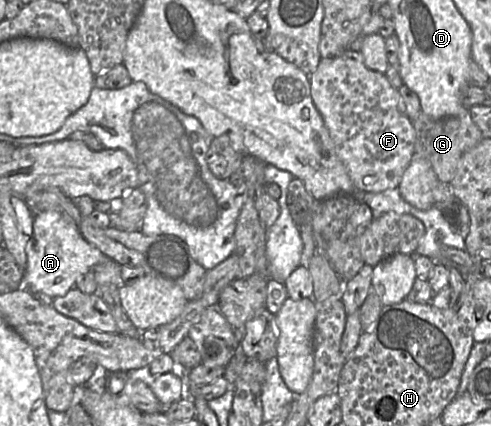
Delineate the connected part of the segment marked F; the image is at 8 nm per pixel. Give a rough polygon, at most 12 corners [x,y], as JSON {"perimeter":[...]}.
{"perimeter":[[360,51],[321,58],[313,103],[357,191],[398,188],[415,130]]}

